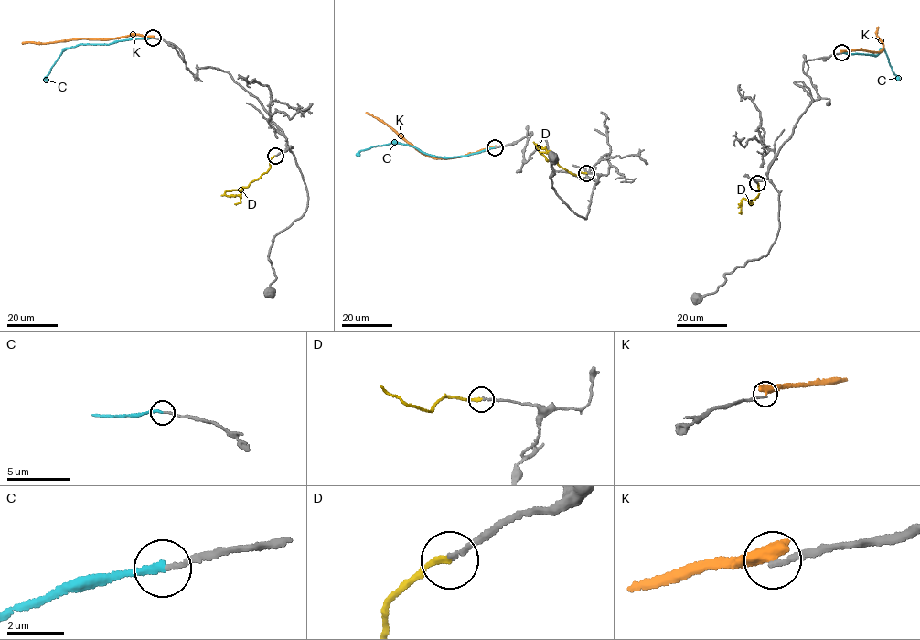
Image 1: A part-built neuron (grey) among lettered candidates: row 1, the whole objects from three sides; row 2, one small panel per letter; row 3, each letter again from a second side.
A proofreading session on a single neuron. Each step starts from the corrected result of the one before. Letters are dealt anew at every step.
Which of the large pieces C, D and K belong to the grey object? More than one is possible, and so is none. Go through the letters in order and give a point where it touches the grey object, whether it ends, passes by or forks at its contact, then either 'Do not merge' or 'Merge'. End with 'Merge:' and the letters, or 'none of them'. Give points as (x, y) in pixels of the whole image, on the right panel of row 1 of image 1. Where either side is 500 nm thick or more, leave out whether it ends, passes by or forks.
C: Touches grey at (841, 53). It ends there. Merge
D: Touches grey at (757, 183). It ends there. Merge
K: Touches grey at (841, 52). Do not merge
Merge: C, D

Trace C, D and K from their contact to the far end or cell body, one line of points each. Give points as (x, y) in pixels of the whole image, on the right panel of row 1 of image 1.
C: (841, 53), (875, 56), (883, 48), (899, 80)
D: (757, 183), (759, 193), (751, 203), (742, 200), (742, 212)
K: (841, 52), (854, 48), (878, 52), (882, 49), (882, 41), (876, 34), (877, 27)

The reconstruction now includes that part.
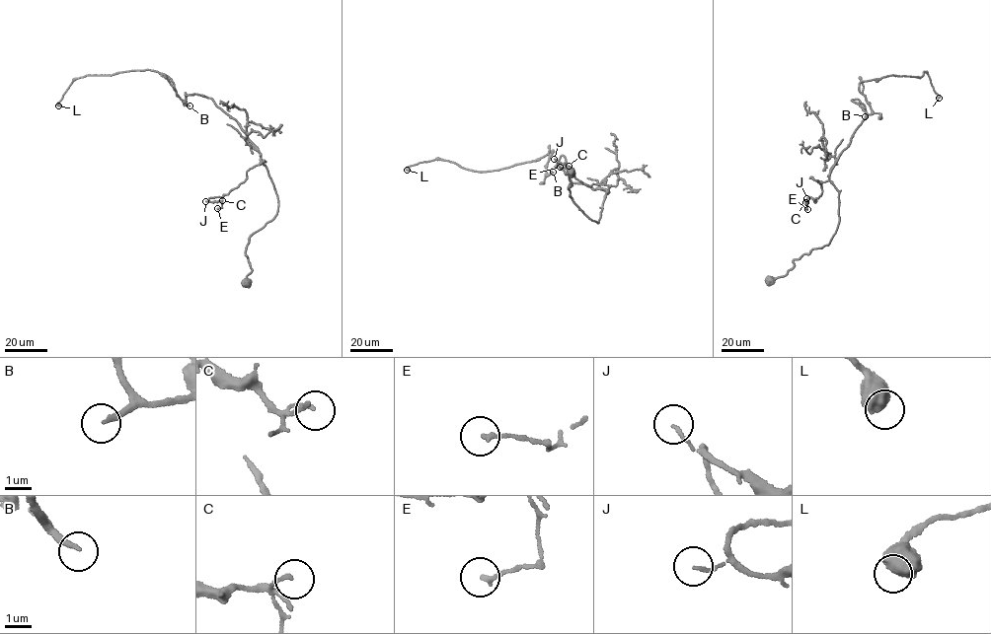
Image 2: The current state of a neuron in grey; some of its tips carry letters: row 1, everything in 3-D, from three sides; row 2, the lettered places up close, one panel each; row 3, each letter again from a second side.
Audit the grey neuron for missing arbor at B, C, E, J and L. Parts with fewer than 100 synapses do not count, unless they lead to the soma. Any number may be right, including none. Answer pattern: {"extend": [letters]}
{"extend": ["B"]}

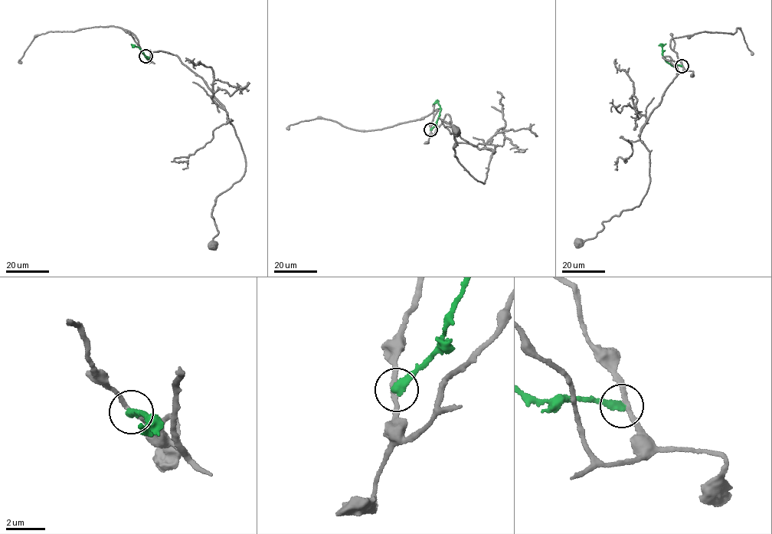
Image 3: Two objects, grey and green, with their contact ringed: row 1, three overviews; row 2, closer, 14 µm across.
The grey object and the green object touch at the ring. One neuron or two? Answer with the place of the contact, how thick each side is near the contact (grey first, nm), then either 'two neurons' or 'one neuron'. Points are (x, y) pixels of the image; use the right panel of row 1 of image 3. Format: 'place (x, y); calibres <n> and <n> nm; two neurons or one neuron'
place (682, 66); calibres 200 and 440 nm; two neurons

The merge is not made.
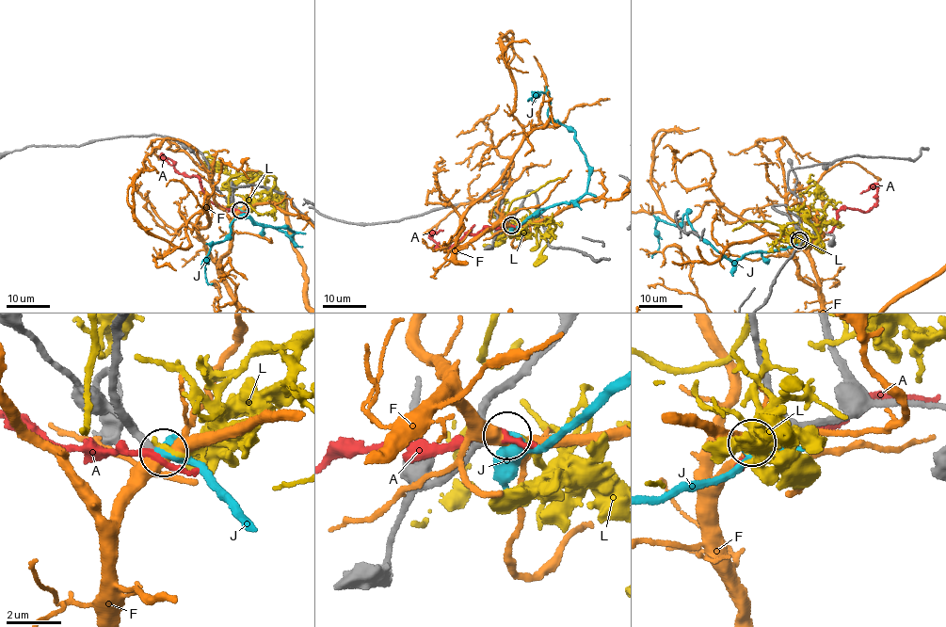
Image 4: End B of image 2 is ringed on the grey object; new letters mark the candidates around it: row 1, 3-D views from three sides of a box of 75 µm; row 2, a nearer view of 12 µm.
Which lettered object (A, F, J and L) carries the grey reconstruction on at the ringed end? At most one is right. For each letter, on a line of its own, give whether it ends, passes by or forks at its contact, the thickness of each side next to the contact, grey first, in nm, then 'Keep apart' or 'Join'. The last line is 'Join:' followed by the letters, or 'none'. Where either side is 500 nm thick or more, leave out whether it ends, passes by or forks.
A: It passes by. Thickness 280 nm (grey) against 200 nm. Keep apart
F: It passes by. Thickness 280 nm (grey) against 460 nm. Keep apart
J: It ends there. Thickness 240 nm (grey) against 240 nm. Join
L: It ends there. Thickness 240 nm (grey) against 180 nm. Keep apart
Join: J

